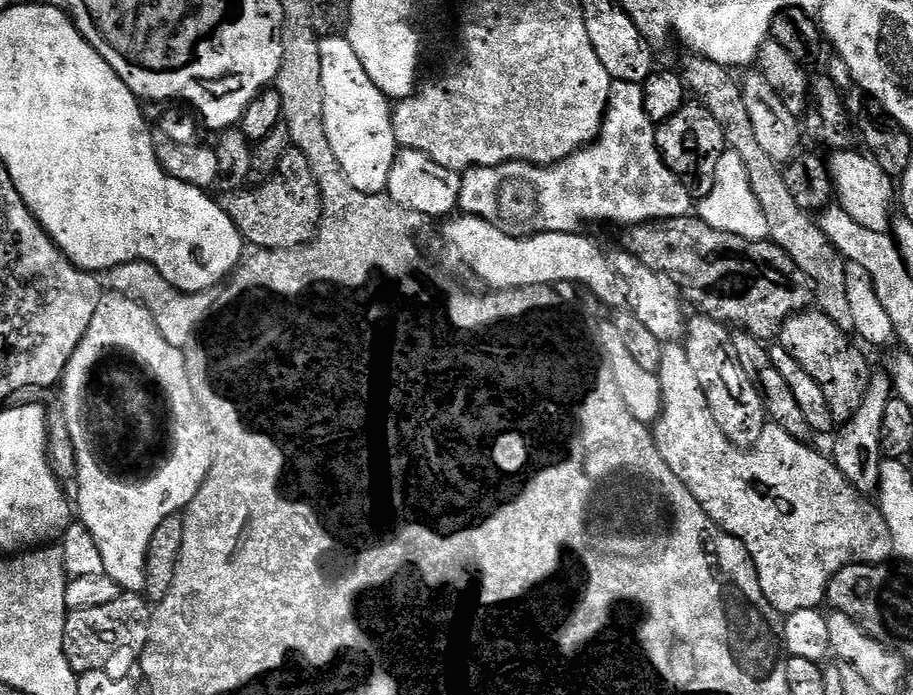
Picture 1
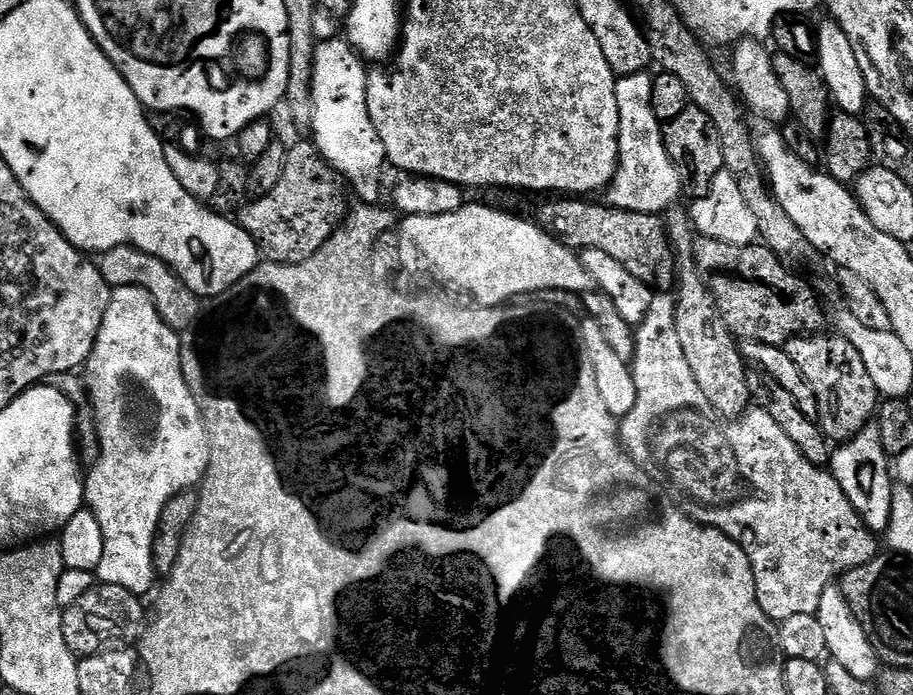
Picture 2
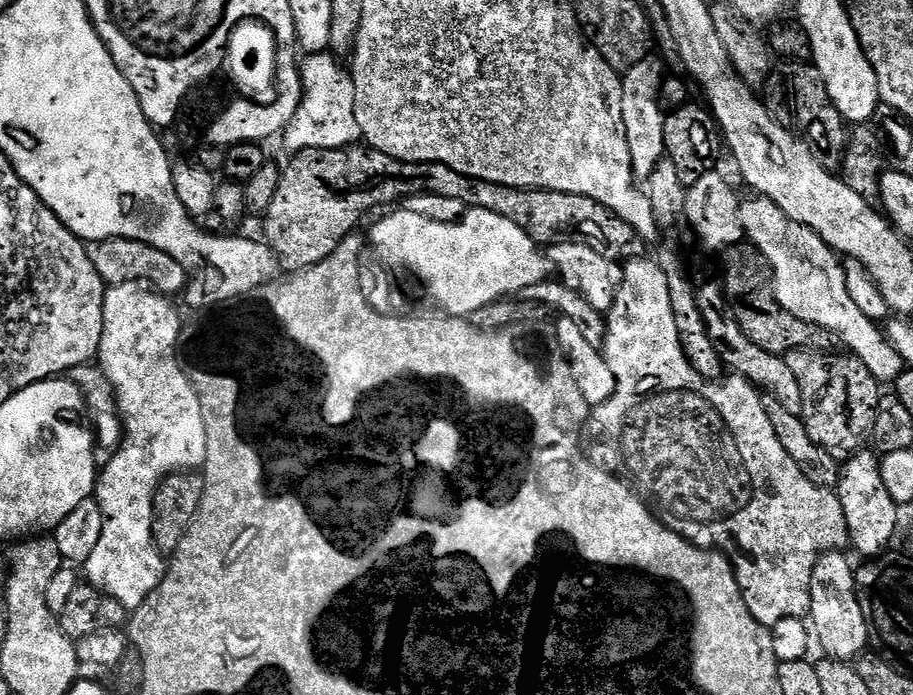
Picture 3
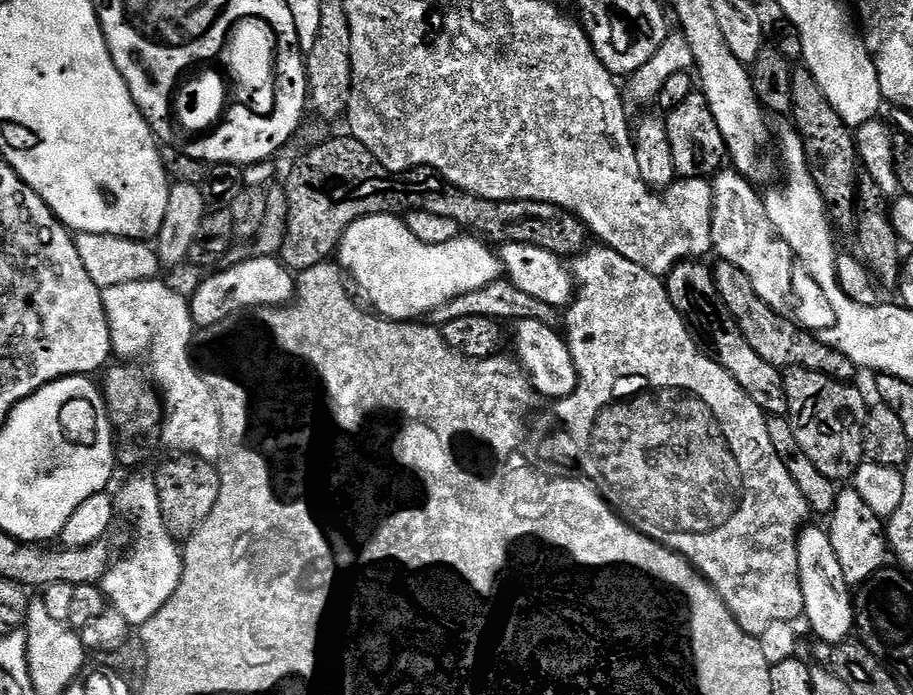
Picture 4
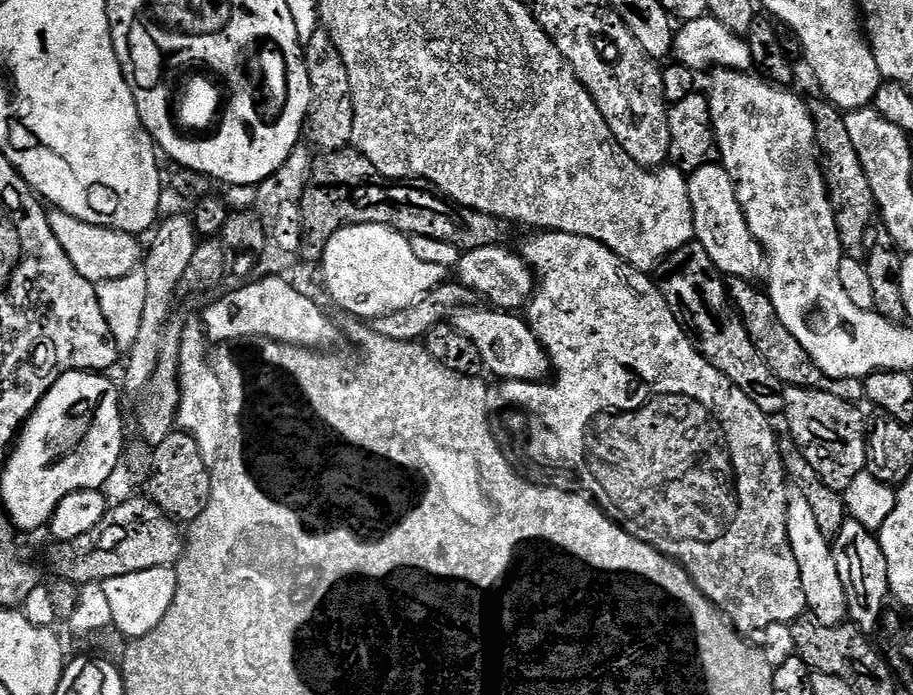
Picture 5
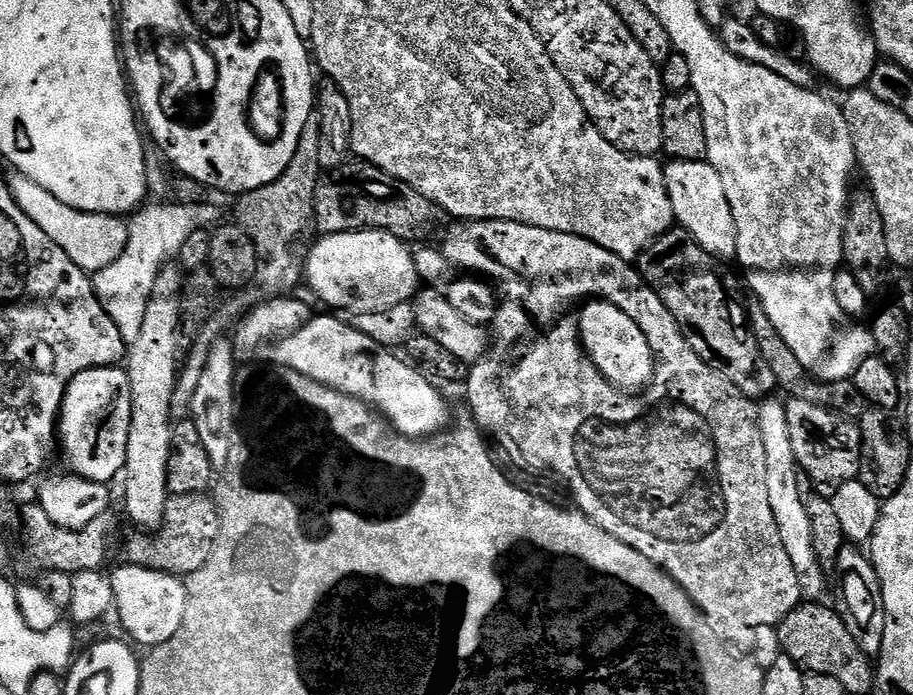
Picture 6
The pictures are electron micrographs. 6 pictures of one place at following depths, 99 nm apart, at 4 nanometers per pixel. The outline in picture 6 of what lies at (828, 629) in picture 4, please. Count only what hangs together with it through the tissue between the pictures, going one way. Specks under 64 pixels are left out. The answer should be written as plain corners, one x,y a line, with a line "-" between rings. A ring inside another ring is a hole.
768,398
759,405
762,443
766,445
766,486
770,493
770,510
774,510
774,522
778,522
778,534
782,534
782,546
794,562
794,574
798,574
801,597
808,602
820,602
824,596
826,570
818,562
812,545
810,514
802,506
802,494
798,494
798,478
802,475
796,459
794,446
790,446
790,426
786,426
785,401

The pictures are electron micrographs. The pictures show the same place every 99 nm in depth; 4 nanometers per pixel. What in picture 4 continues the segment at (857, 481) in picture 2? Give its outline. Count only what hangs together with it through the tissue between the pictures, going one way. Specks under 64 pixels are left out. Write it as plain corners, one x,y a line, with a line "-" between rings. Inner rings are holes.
844,486
836,493
836,505
830,514
832,525
826,531
834,546
834,554
838,554
838,562
842,565
842,574
846,574
849,586
859,586
885,567
890,560
890,549
886,535
886,524
874,510
863,501
855,487

